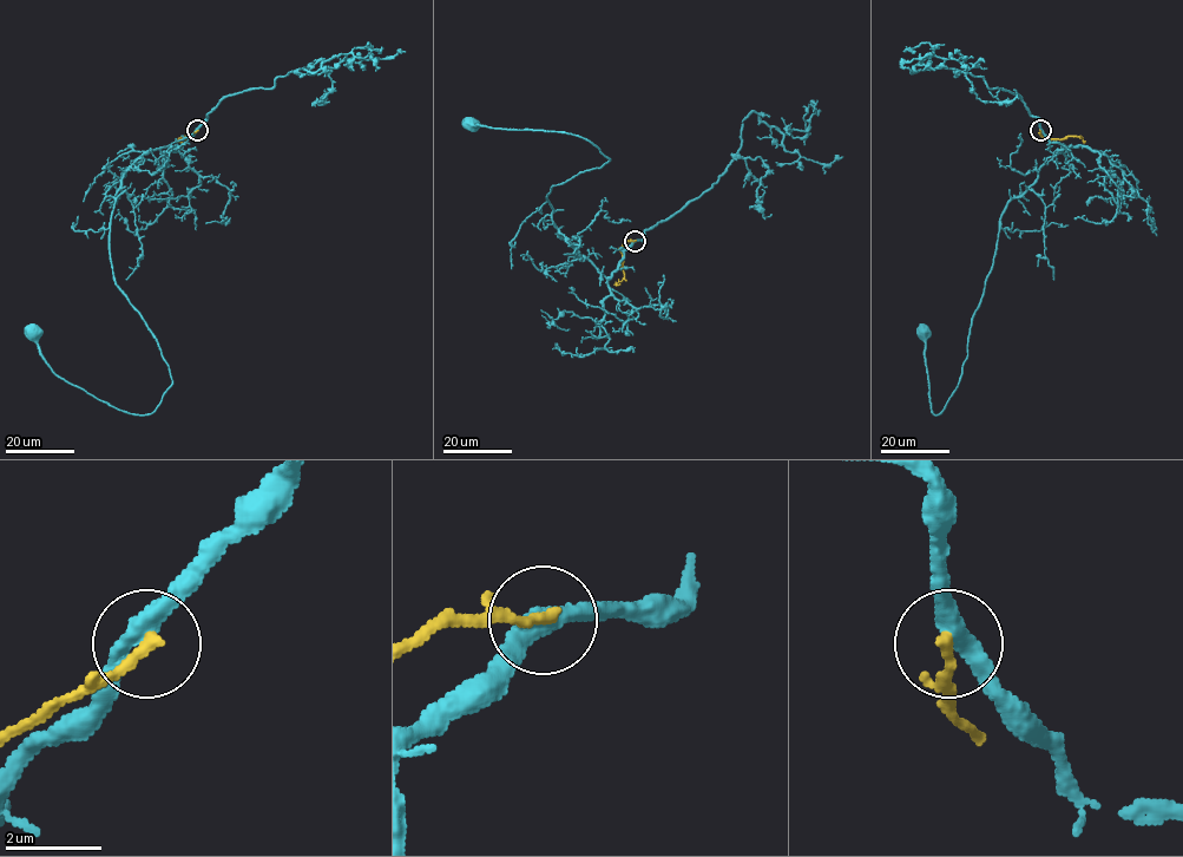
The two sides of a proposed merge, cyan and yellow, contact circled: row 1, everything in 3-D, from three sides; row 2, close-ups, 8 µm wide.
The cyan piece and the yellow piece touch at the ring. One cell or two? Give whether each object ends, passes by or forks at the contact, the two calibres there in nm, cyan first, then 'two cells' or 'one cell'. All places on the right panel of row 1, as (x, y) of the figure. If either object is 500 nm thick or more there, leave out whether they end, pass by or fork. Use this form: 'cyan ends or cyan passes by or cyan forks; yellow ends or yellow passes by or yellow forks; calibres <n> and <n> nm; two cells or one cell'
cyan passes by; yellow ends; calibres 400 and 260 nm; two cells

